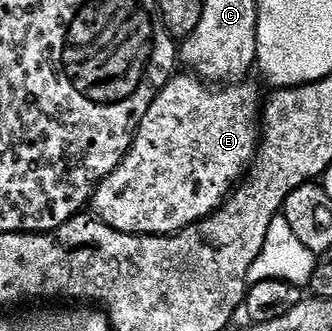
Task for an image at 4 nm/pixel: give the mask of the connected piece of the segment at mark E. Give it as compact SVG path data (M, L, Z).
M181 75L173 76L172 80L164 84L163 91L156 96L154 103L150 103L150 107L138 127L136 138L132 140L130 151L122 159L122 163L118 168L116 168L107 179L96 186L92 194L90 202L91 212L95 214L102 223L109 225L111 229L117 229L122 233L143 233L146 237L163 237L169 233L178 233L181 229L190 228L192 225L195 225L197 221L210 216L220 208L229 194L241 184L240 176L243 175L244 168L251 163L252 157L254 161L254 158L257 156L262 132L261 126L258 124L262 117L262 96L260 97L259 87L256 85L248 85L249 83L228 83L221 88L224 90L219 93L219 91L216 90L219 88L205 83L195 75L187 75L188 77L180 76Z

